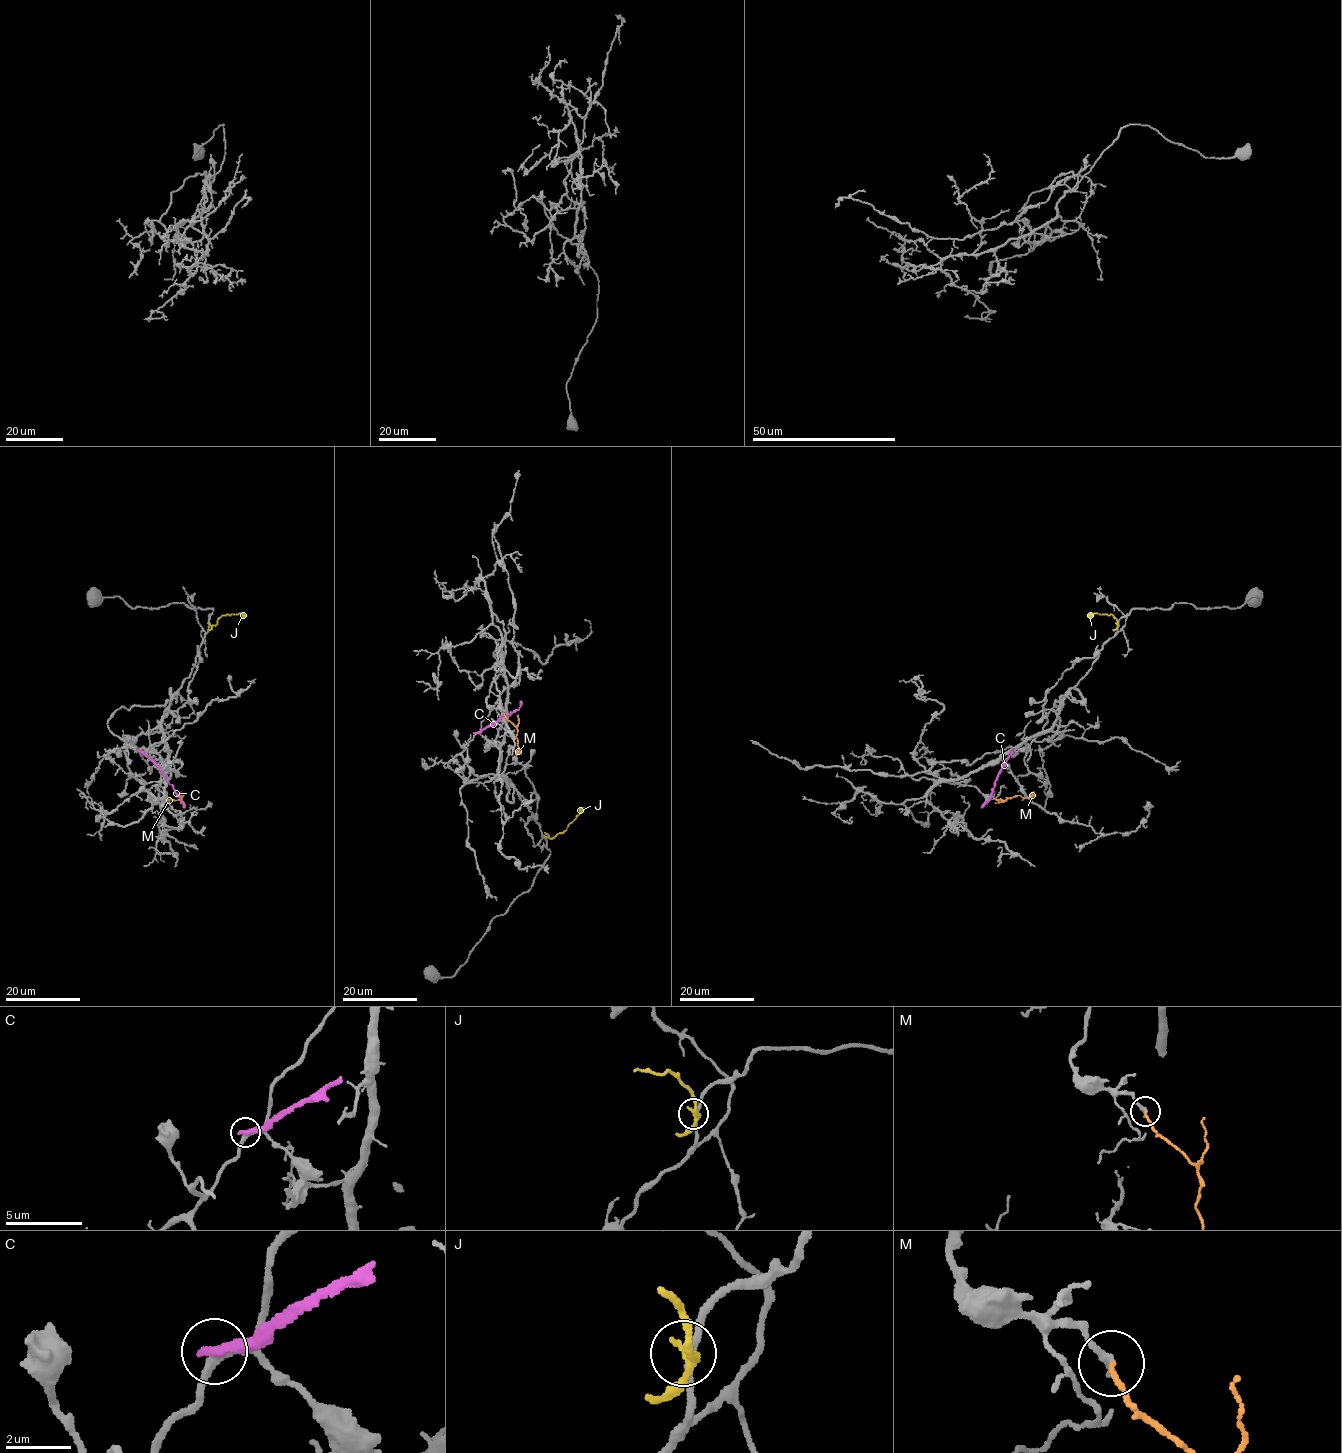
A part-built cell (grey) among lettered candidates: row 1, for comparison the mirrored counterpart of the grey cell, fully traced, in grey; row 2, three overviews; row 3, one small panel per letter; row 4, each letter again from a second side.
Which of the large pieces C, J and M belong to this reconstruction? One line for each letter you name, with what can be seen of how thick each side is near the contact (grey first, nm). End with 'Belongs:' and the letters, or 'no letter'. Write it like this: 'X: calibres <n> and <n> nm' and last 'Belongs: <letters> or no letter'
M: calibres 160 and 150 nm
Belongs: M

